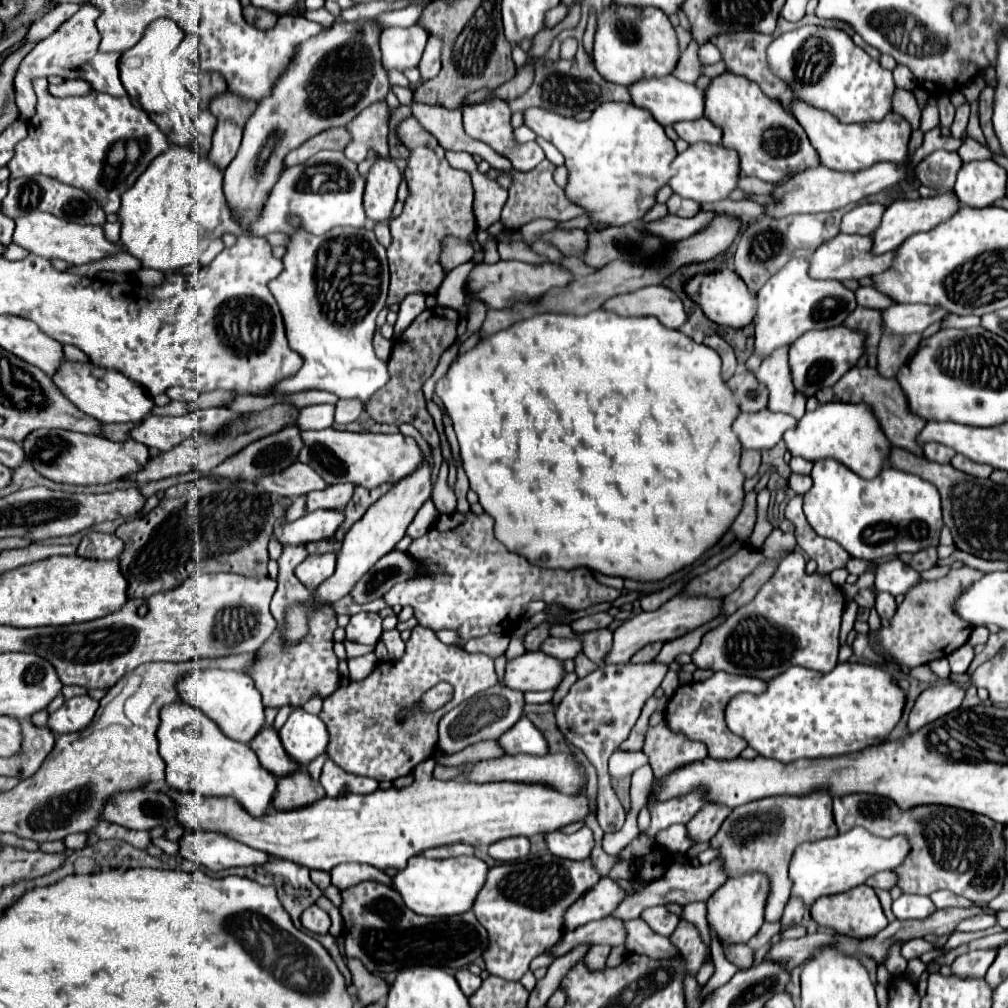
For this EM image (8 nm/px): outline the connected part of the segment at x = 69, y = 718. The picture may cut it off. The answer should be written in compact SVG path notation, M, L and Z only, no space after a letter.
M88 695L72 697L72 699L64 701L64 705L50 715L48 727L56 735L84 729L96 715L96 709L98 709L98 701L94 701L92 697L88 697Z

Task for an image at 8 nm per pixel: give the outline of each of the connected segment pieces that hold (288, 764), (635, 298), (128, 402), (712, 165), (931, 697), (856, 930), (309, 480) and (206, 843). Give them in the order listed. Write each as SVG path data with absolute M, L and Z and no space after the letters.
M264 725L264 729L252 739L250 747L258 755L260 763L276 777L284 777L300 769L300 765L294 759L290 759L290 755L284 751L278 731L272 729L270 725Z
M648 285L634 293L616 295L608 299L602 309L618 315L654 315L668 329L680 329L688 321L688 313L680 297L664 285Z
M64 361L62 369L52 379L78 409L98 419L100 423L138 423L144 417L148 417L156 407L152 397L144 393L140 385L136 385L134 381L128 381L128 377L124 377L122 373L106 371L92 363L82 365L82 363Z
M694 143L684 153L680 153L672 161L674 175L670 177L668 185L672 191L684 199L692 199L698 203L712 203L726 199L732 189L736 189L738 181L738 153L732 149L726 149L722 145L710 145L710 143Z
M936 683L936 687L922 691L908 717L908 733L920 731L924 725L958 709L962 699L964 699L964 689L952 683Z
M858 885L846 893L836 893L836 895L826 895L820 897L812 907L810 913L816 923L826 925L836 929L838 933L852 937L852 939L864 939L864 937L874 937L878 931L882 931L888 925L888 919L882 911L882 905L874 893L872 887L868 885Z
M304 463L290 465L282 473L260 477L256 483L260 483L268 493L290 497L290 499L328 487L328 483L310 465L304 465Z
M192 831L180 839L180 855L206 865L212 871L222 871L240 865L264 865L270 855L258 849L252 849L236 839L230 839L224 833L210 831Z

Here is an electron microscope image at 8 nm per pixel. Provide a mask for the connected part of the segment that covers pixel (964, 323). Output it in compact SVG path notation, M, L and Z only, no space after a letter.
M948 315L942 319L942 329L970 329L970 327L978 327L978 325L980 325L980 317L976 317L976 315L968 315L968 317Z

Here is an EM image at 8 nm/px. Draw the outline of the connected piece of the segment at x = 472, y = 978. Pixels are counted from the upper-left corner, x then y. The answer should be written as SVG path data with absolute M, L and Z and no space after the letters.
M460 969L456 973L456 981L458 981L458 985L460 985L460 989L462 989L462 993L466 997L470 997L482 985L482 979L476 977L476 975L472 975L468 969Z

